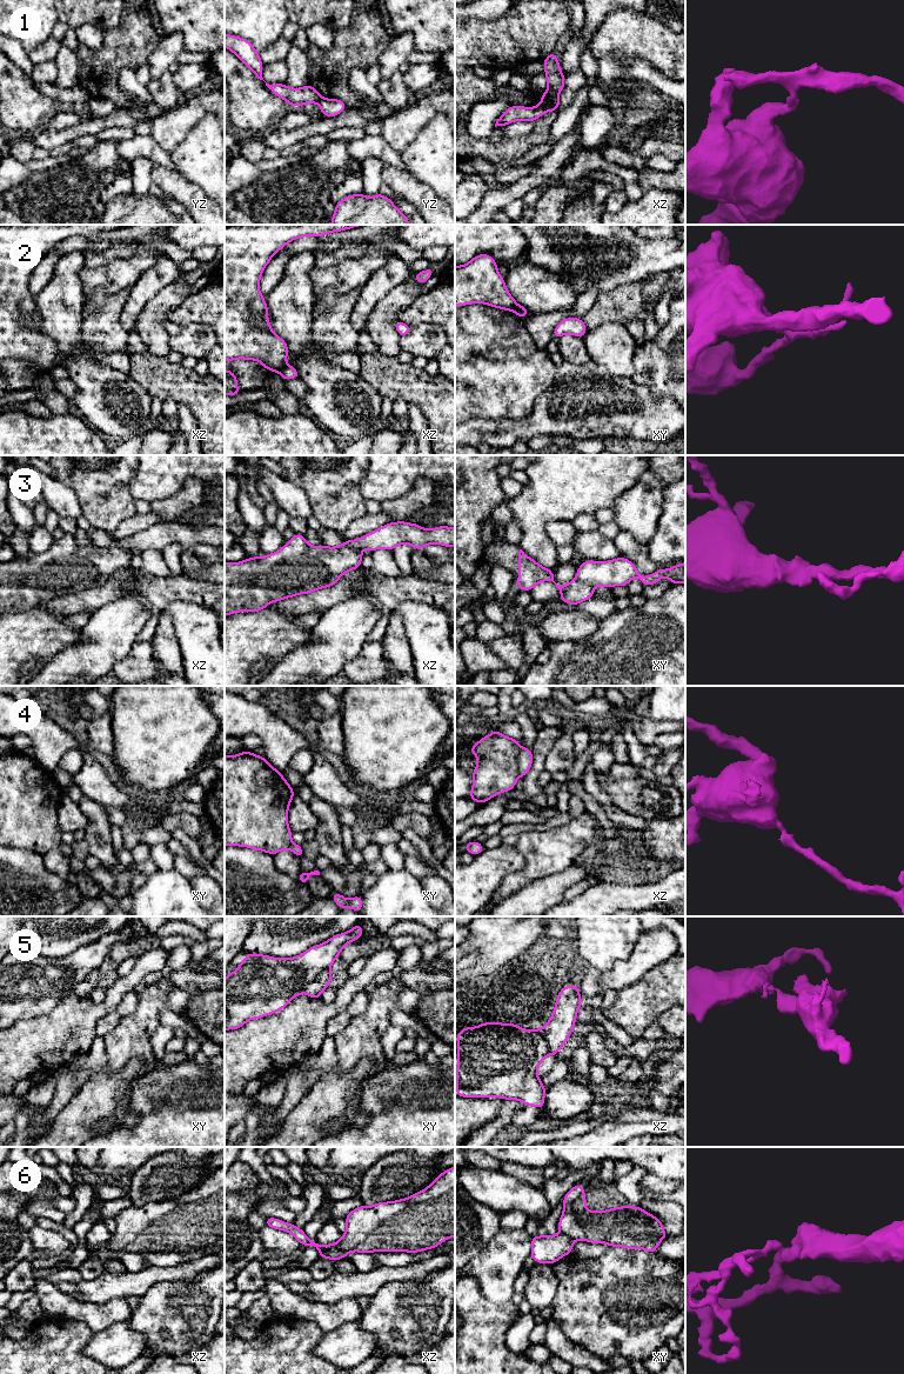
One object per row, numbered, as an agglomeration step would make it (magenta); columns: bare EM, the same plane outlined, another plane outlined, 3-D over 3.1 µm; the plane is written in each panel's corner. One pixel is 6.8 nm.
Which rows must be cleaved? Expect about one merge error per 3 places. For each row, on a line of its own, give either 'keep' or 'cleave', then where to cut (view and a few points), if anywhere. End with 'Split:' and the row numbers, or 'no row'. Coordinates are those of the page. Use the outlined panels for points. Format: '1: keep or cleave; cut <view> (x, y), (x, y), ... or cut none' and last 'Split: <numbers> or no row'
1: cleave; cut xz (548, 87), (557, 93)
2: cleave; cut xz (286, 365), (279, 372)
3: cleave; cut xy (576, 578), (594, 586)
4: cleave; cut xz (522, 747), (519, 753), (517, 775)
5: cleave; cut xy (329, 967), (309, 981), (303, 991)
6: cleave; cut xz (336, 1242), (341, 1249), (348, 1252)
Split: 1, 2, 3, 4, 5, 6

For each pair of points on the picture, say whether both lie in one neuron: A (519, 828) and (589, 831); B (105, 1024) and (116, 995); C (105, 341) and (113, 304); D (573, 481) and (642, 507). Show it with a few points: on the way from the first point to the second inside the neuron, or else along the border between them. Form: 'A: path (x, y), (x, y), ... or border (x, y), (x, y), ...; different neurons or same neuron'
A: border (571, 819), (544, 831), (524, 831), (521, 834); different neurons
B: border (113, 1011), (96, 1022), (95, 1035); different neurons
C: path (107, 332), (107, 313); same neuron
D: border (637, 479), (616, 499), (611, 507); different neurons

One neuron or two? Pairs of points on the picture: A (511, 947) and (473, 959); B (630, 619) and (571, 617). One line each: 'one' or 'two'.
A: two
B: two

